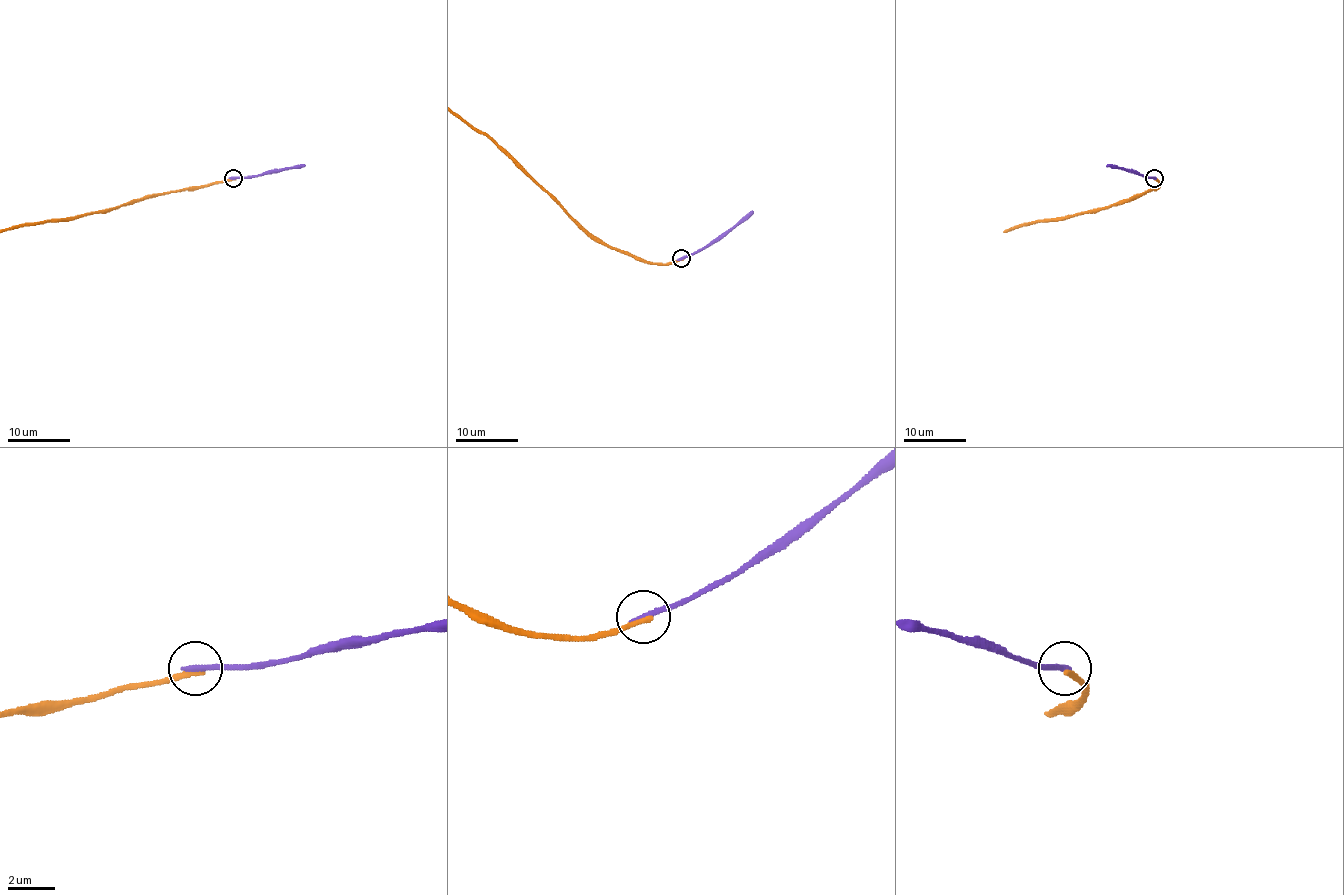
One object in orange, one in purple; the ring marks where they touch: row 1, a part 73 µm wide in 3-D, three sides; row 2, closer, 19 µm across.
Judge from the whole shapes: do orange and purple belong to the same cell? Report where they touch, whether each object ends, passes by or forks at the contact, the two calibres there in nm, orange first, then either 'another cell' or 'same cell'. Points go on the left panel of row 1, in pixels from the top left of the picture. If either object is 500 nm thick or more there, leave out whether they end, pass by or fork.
(233, 178) | orange ends | purple ends | 240/280 nm | another cell

